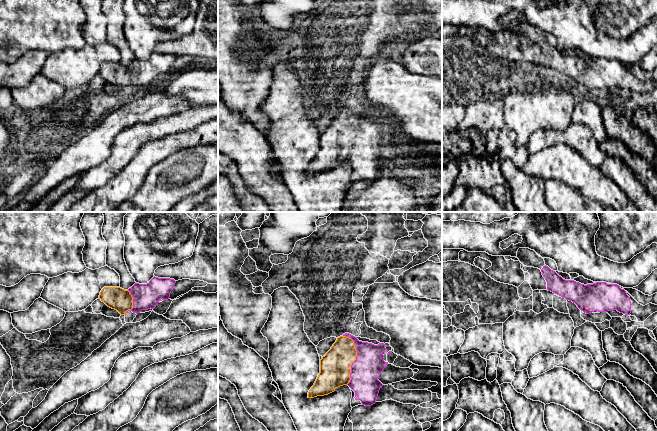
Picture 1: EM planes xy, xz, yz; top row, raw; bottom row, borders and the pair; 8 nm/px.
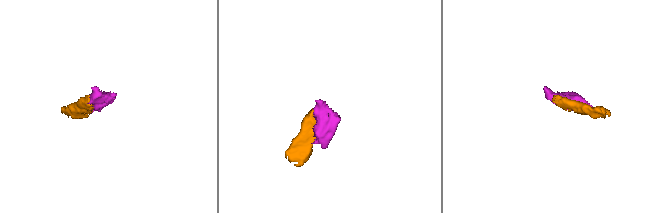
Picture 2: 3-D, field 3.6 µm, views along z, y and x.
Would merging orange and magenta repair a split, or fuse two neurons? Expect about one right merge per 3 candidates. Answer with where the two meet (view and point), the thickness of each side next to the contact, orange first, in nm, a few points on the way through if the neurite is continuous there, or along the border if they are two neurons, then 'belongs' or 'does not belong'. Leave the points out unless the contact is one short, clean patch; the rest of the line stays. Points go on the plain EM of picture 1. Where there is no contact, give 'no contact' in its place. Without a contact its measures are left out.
meets orange in xz at (355, 134); 260 nm thick on the orange side, 240 nm on the other; belongs

